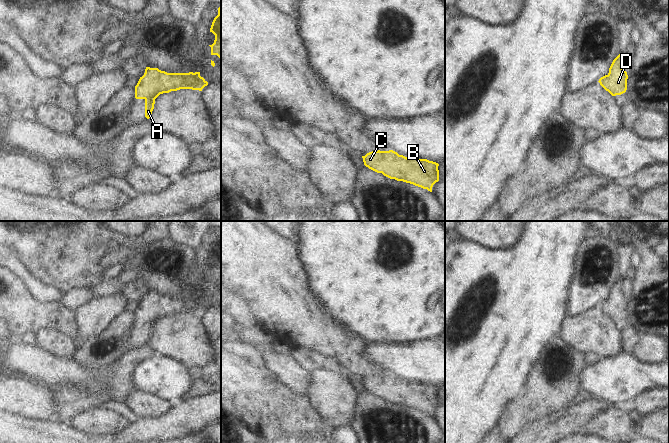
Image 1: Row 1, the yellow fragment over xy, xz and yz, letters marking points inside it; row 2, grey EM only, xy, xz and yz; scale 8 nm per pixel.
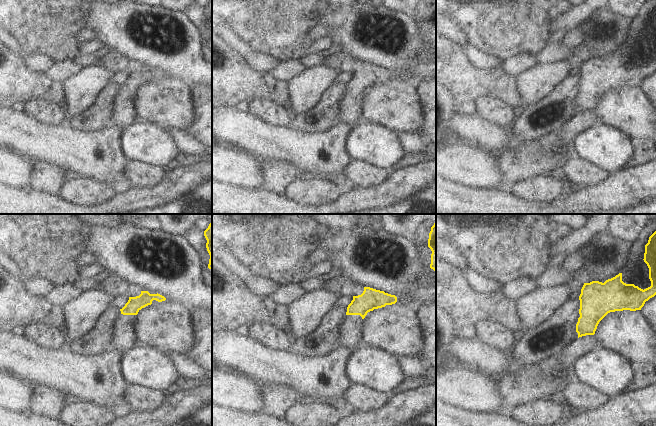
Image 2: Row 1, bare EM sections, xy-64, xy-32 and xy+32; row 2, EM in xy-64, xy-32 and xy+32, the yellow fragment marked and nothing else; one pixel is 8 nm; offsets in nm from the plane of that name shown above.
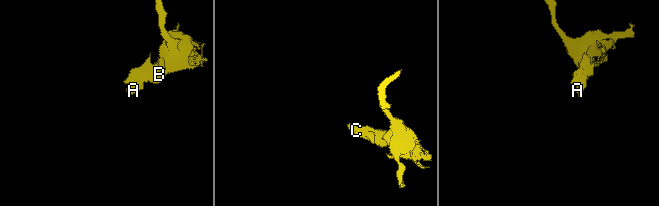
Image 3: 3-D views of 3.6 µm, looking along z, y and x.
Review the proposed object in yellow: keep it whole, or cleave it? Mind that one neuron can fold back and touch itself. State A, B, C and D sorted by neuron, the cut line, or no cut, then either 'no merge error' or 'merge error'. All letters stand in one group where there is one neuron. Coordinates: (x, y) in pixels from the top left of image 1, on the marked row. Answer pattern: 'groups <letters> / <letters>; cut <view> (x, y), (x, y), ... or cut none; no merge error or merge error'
groups A B C D; cut none; no merge error

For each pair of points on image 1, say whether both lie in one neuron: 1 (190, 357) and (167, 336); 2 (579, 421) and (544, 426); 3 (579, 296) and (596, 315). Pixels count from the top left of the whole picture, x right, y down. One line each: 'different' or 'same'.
1: same
2: same
3: different

